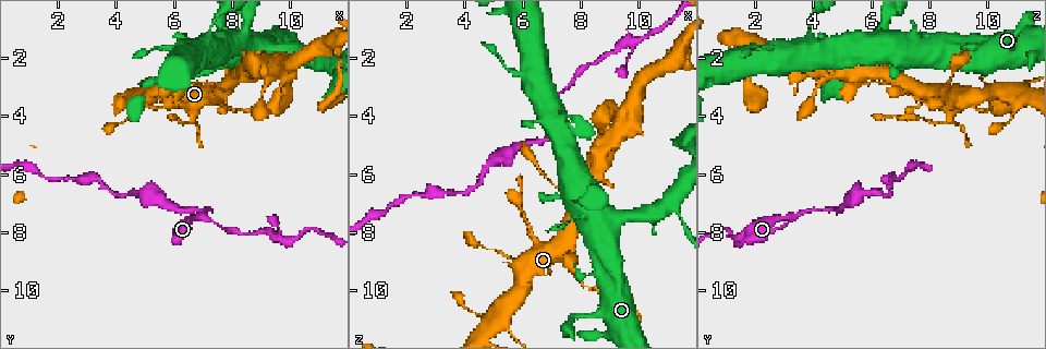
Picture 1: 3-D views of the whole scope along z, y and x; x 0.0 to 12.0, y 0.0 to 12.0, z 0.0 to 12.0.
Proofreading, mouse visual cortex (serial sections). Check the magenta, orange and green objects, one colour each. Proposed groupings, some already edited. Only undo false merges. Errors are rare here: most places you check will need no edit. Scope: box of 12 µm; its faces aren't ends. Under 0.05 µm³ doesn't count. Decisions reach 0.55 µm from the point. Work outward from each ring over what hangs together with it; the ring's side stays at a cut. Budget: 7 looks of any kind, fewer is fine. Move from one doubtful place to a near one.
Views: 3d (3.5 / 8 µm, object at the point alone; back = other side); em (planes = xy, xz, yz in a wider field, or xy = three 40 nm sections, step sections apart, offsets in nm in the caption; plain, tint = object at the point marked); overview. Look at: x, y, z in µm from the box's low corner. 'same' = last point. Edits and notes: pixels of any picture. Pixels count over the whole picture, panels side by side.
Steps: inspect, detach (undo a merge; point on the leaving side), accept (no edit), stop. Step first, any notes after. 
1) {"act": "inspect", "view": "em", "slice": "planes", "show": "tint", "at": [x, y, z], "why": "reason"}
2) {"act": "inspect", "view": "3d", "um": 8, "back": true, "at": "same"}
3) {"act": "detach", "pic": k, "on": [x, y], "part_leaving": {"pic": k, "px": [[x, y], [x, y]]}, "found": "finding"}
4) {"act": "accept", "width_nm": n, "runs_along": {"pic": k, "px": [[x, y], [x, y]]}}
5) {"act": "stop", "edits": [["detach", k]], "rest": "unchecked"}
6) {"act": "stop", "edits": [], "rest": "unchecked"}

{"act": "inspect", "view": "3d", "um": 3.5, "at": [7.0, 7.4, 3.3], "why": "three arms meet"}

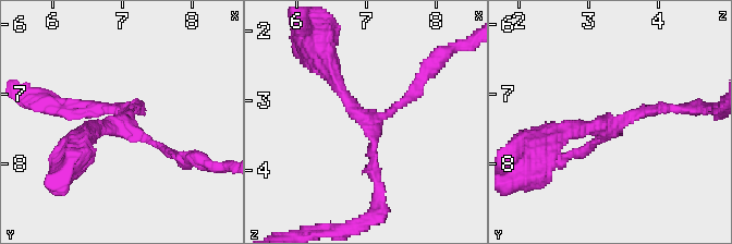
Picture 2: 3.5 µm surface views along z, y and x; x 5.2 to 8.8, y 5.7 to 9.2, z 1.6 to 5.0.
{"act": "inspect", "view": "em", "slice": "xy", "step": 3, "show": "plain", "at": [7.00, 7.40, 3.30], "arms": 3, "arm_widths_nm": [150, 150, 250], "why": "shape alone is not enough"}

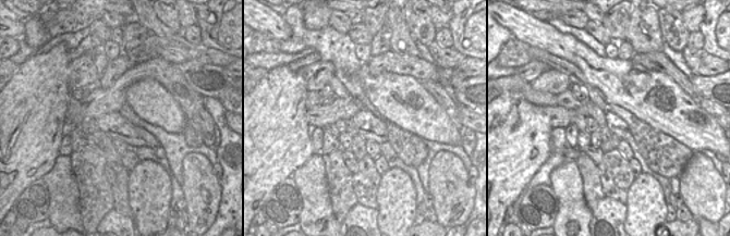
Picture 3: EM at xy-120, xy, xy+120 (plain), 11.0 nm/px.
{"act": "inspect", "view": "em", "slice": "xy", "step": 3, "show": "tint", "at": "same", "why": "with the object marked"}

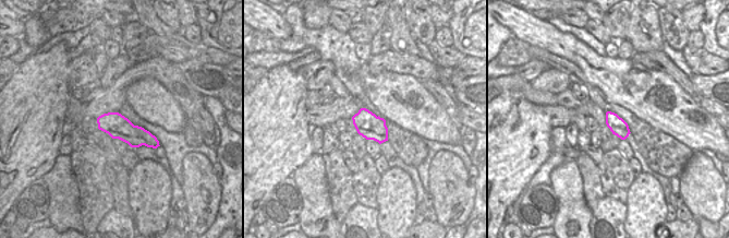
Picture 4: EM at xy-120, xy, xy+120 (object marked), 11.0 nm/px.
{"act": "accept", "runs_along": {"pic": 2, "px": [[328, 63], [371, 130], [378, 183]]}, "found": "one cell here"}

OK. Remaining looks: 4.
{"act": "inspect", "view": "3d", "um": 3.5, "at": [9.8, 8.2, 1.4], "why": "branch point"}

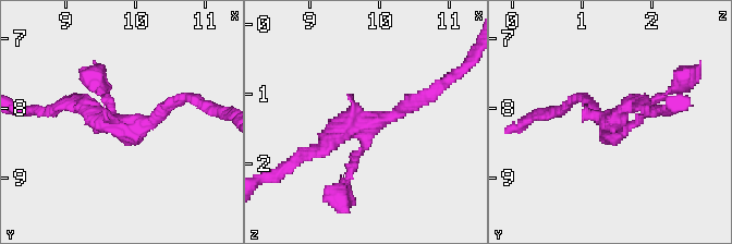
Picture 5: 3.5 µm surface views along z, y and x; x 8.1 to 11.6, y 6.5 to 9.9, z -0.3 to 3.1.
{"act": "inspect", "view": "em", "slice": "xy", "step": 2, "show": "tint", "at": [9.75, 8.20, 1.45], "why": "now the EM"}

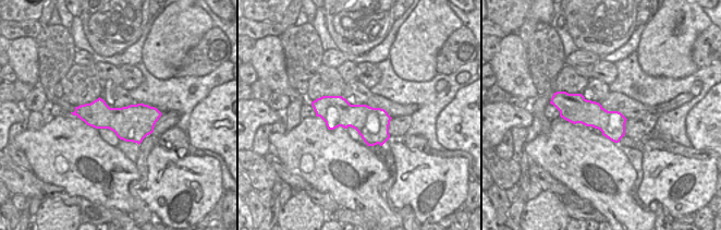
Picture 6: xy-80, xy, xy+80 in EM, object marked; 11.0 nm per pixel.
{"act": "accept", "runs_along": {"pic": 5, "px": [[303, 154], [417, 98]]}, "found": "one cell here"}

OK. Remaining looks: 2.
{"act": "inspect", "view": "3d", "um": 3.5, "at": [6.6, 4.2, 8.6], "why": "sharp bend"}

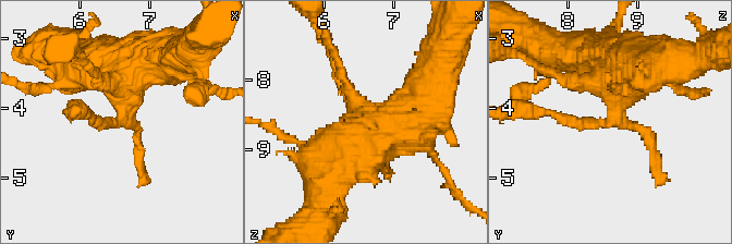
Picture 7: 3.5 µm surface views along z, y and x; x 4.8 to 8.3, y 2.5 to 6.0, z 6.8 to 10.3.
{"act": "inspect", "view": "em", "slice": "xy", "step": 3, "show": "tint", "at": [6.60, 4.20, 8.60]}

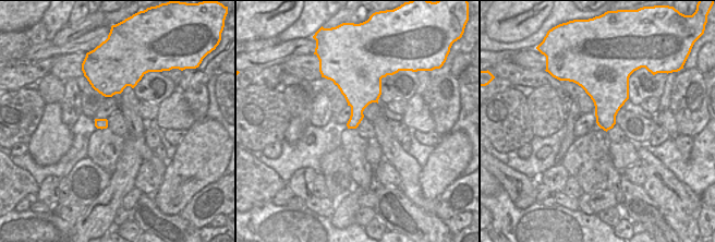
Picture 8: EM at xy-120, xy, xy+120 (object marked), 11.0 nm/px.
{"act": "accept", "runs_along": {"pic": 7, "px": [[633, 55], [611, 122], [549, 111]]}, "found": "all the same cell"}

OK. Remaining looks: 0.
{"act": "stop", "edits": [], "rest": "unchecked"}

